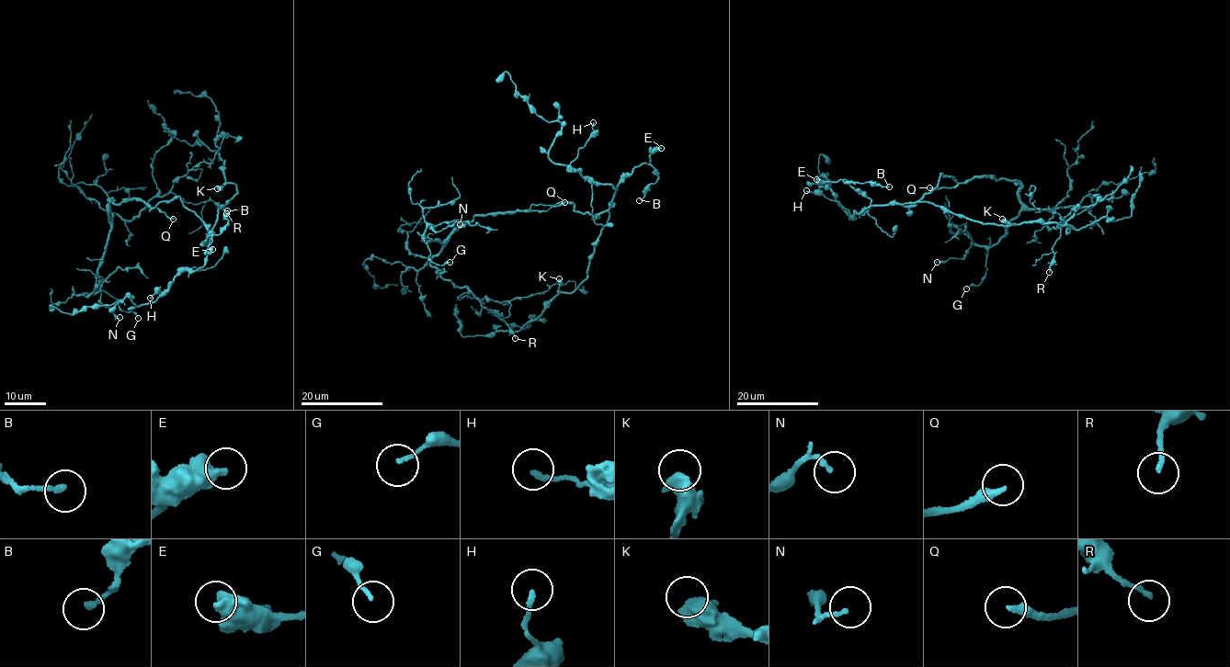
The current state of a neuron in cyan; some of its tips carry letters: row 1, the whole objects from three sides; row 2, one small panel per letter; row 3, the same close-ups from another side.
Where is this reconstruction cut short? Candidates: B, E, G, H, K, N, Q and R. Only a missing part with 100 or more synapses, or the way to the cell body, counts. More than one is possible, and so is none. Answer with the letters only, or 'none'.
Q

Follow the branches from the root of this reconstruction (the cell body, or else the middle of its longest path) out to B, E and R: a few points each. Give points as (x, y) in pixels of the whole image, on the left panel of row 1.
B: (172, 199), (178, 197), (208, 225), (211, 231), (207, 247), (206, 237), (219, 234), (228, 224), (227, 210)
E: (172, 199), (178, 197), (208, 225), (208, 247), (204, 243), (212, 235), (208, 245), (212, 249)
R: (172, 199), (149, 210), (137, 199), (112, 198), (108, 216), (131, 220), (171, 193), (226, 213)

